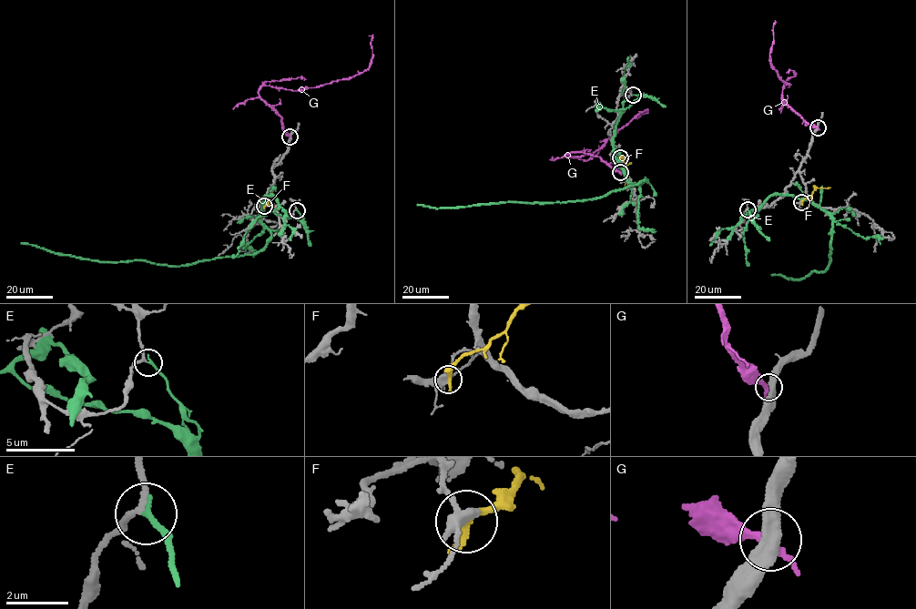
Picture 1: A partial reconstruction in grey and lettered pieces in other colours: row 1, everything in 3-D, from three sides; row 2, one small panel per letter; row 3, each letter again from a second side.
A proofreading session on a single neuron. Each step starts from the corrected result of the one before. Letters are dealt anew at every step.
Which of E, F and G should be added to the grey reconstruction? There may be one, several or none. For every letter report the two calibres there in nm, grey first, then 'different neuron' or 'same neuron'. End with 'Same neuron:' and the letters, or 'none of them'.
E: calibres 170 and 180 nm; different neuron
F: calibres 380 and 300 nm; different neuron
G: calibres 440 and 240 nm; different neuron
Same neuron: none of them

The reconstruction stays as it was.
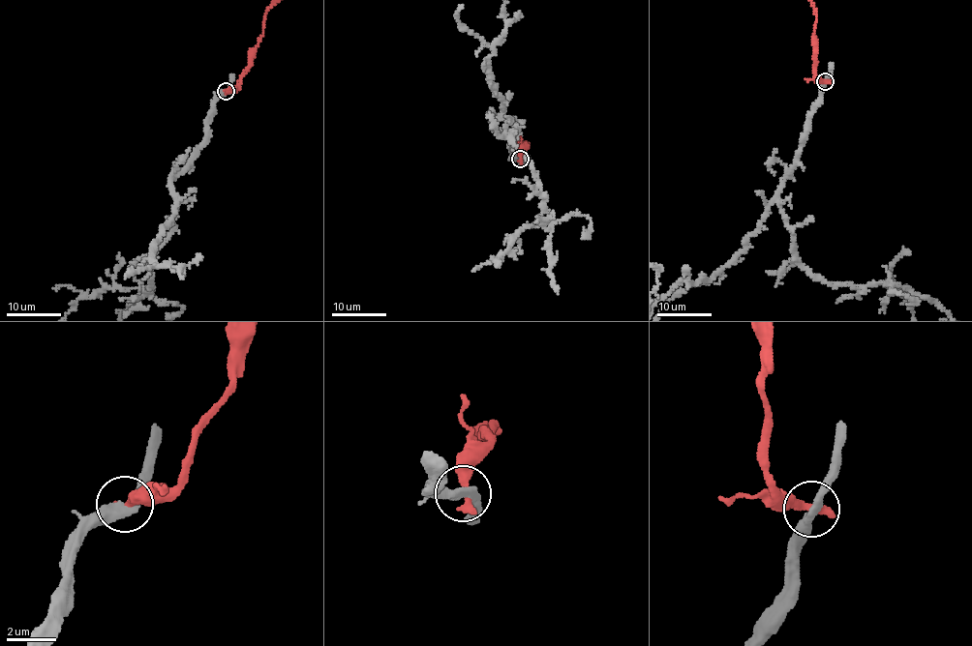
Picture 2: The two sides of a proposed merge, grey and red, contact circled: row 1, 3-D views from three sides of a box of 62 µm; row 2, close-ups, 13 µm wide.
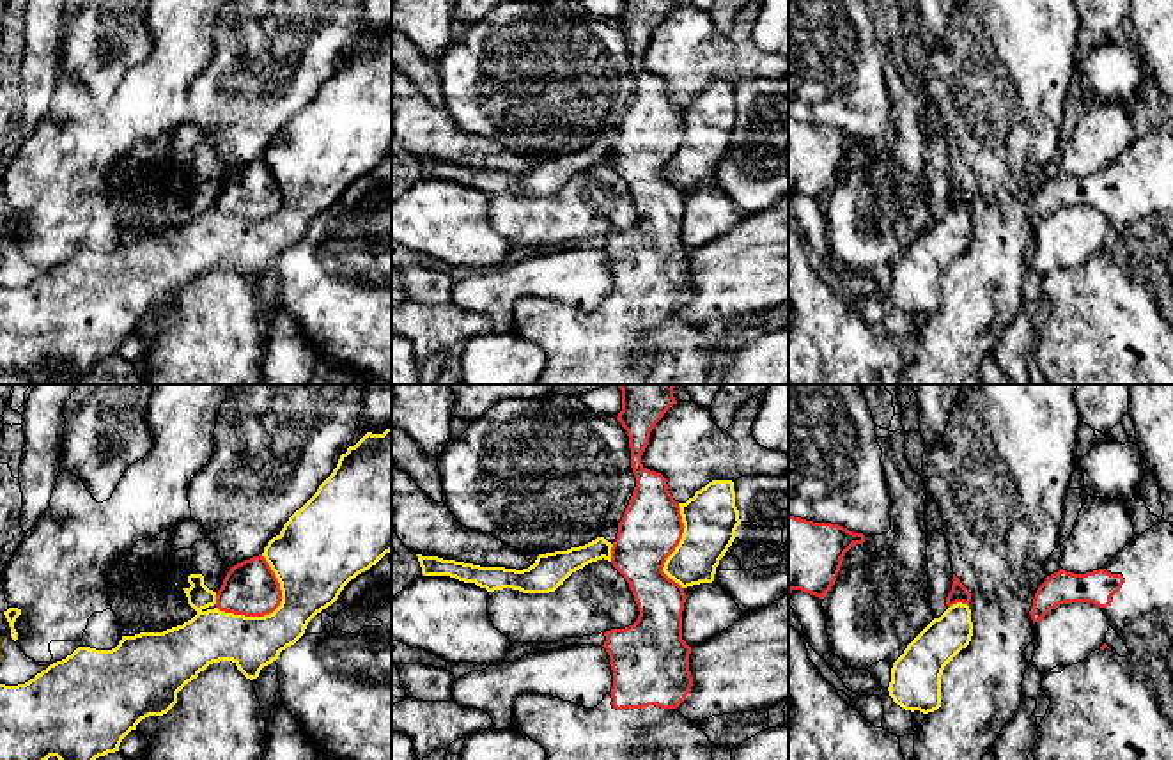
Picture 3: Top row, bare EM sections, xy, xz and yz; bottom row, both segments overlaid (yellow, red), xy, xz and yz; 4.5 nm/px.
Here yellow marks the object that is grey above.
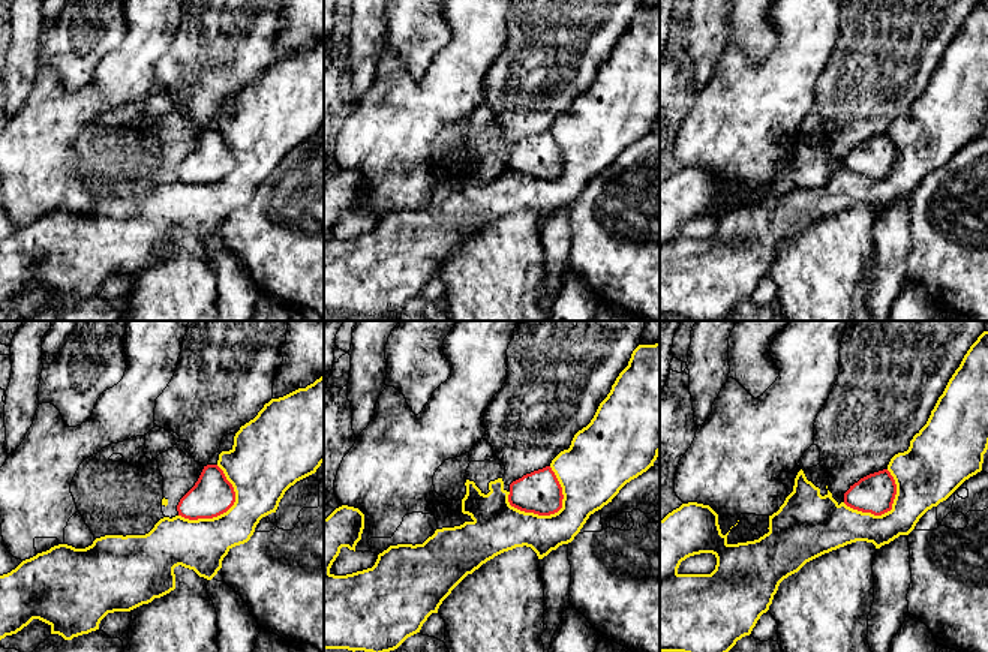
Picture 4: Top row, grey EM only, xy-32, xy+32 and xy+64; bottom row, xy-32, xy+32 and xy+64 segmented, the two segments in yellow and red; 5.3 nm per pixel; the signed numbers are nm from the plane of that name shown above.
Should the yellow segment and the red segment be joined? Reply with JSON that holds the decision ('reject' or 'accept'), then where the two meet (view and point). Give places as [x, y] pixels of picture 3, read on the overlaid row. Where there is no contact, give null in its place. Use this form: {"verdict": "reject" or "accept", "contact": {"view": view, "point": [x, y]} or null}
{"verdict": "reject", "contact": {"view": "xy", "point": [273, 612]}}

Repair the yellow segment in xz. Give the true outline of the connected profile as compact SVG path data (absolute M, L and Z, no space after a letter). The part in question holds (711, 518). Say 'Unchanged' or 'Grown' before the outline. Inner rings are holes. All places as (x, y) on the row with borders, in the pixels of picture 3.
Unchanged. M712 480L679 507L684 533L663 572L682 588L712 583L716 567L741 524L734 482Z

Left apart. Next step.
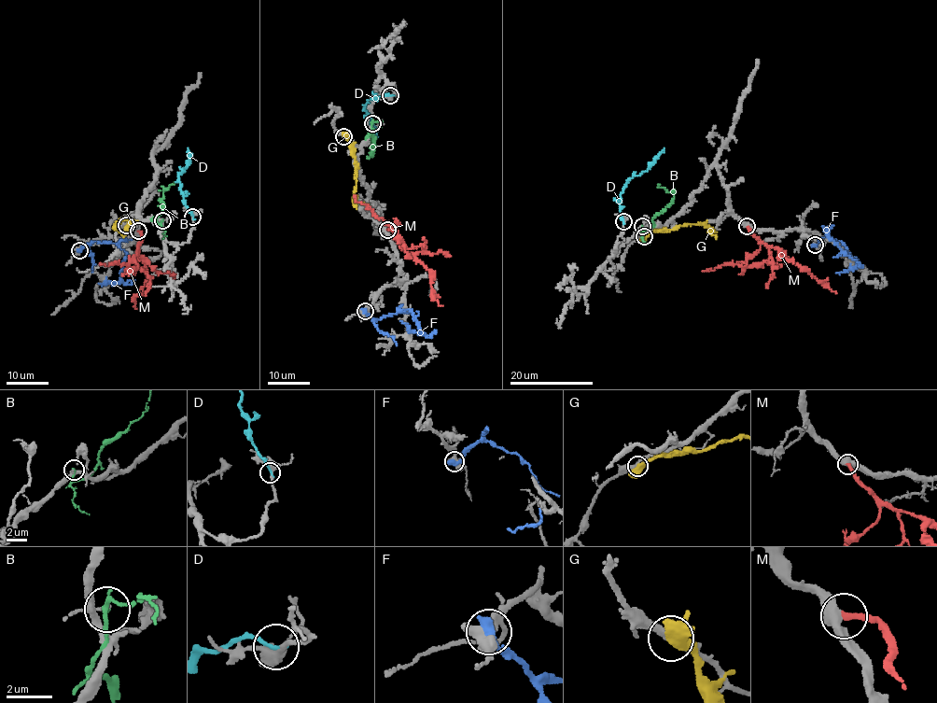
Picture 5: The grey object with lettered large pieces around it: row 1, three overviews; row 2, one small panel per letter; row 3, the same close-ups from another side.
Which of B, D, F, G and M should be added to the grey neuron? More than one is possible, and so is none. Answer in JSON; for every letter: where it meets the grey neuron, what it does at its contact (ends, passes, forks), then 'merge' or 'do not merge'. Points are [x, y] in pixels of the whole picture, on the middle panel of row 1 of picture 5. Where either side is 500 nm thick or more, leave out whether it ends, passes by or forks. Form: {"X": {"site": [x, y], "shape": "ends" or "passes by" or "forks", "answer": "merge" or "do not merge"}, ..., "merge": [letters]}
{"B": {"site": [372, 123], "shape": "ends", "answer": "do not merge"}, "D": {"site": [390, 95], "shape": "ends", "answer": "do not merge"}, "F": {"site": [365, 311], "shape": "ends", "answer": "do not merge"}, "G": {"site": [343, 136], "answer": "do not merge"}, "M": {"site": [387, 230], "answer": "merge"}, "merge": ["M"]}

